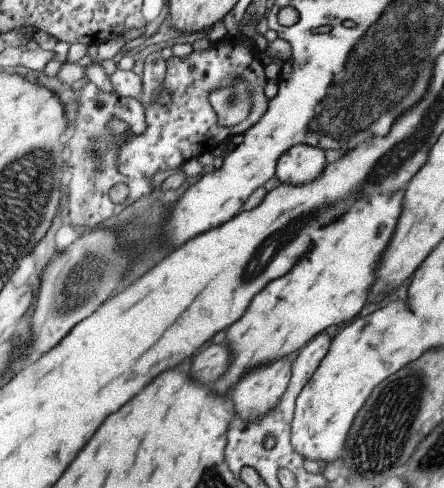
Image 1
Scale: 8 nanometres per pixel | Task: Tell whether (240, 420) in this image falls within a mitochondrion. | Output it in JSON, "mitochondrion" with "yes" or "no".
{"mitochondrion":"no"}

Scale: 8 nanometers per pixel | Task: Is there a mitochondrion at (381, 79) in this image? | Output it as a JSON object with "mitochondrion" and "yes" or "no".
{"mitochondrion":"yes"}

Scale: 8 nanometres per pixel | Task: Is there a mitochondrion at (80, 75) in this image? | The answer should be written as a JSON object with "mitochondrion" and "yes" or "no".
{"mitochondrion":"no"}

